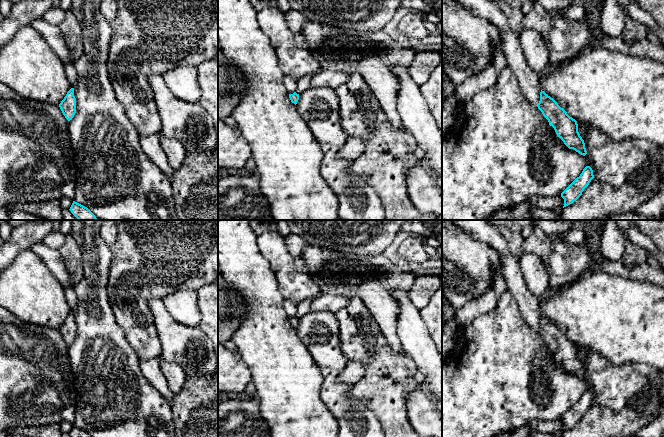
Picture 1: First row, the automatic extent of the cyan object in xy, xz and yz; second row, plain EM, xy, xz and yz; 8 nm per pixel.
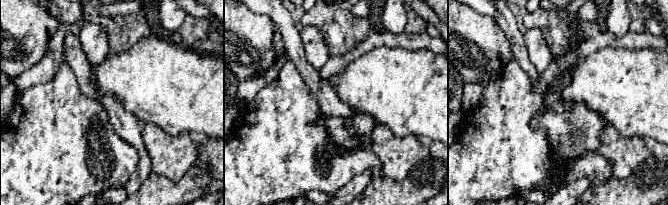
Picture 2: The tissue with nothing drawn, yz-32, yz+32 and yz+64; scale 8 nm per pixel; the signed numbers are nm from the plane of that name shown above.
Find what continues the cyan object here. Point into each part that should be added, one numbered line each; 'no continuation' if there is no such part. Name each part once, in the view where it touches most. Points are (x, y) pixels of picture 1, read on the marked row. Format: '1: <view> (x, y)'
1: yz (528, 80)

